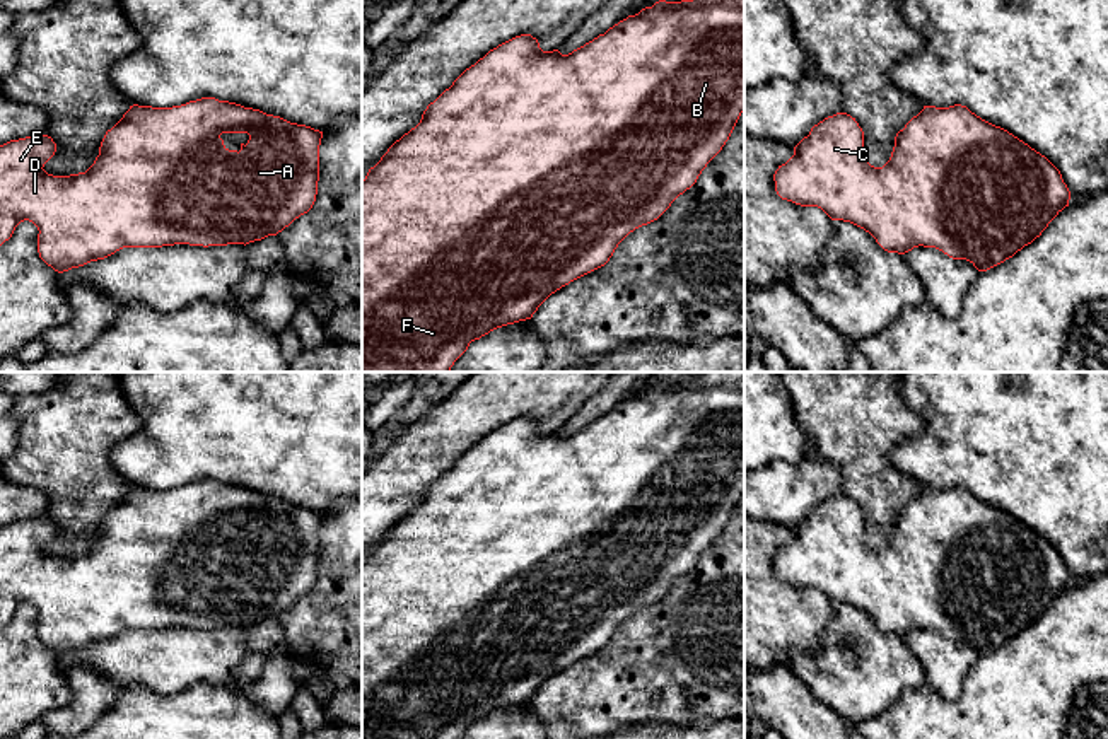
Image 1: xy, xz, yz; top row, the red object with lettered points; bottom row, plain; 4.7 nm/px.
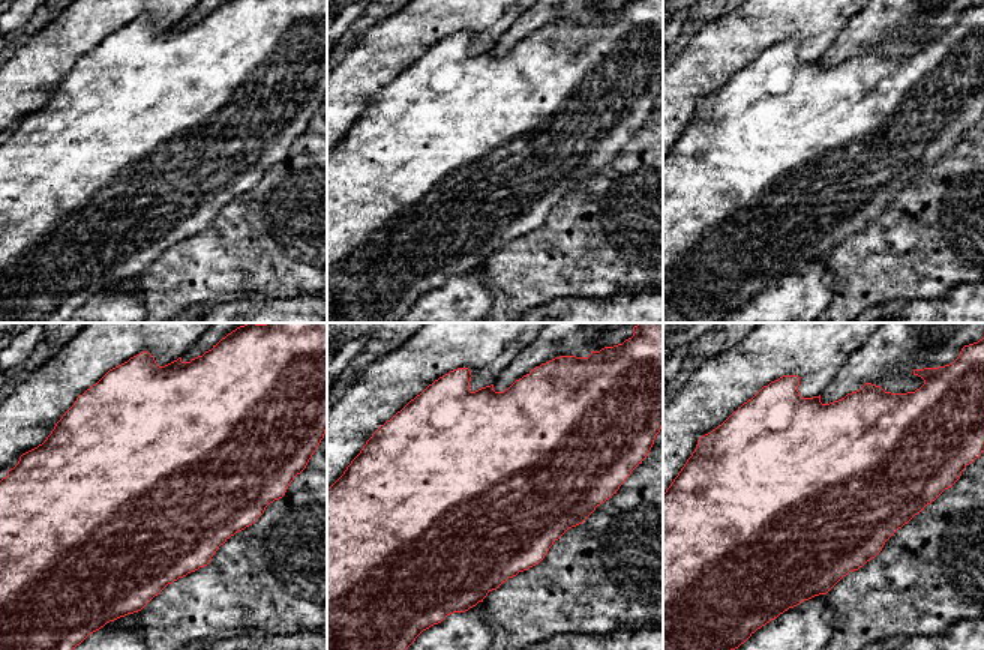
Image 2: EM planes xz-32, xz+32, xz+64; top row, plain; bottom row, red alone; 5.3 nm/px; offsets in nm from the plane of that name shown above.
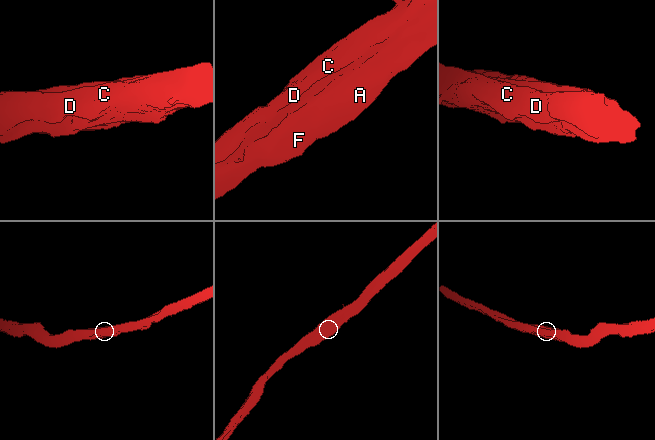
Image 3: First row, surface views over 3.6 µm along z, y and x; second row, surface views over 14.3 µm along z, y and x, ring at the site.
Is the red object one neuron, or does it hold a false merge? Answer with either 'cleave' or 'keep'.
keep

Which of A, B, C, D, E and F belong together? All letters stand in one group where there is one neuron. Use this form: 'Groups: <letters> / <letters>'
Groups: A B C D E F

